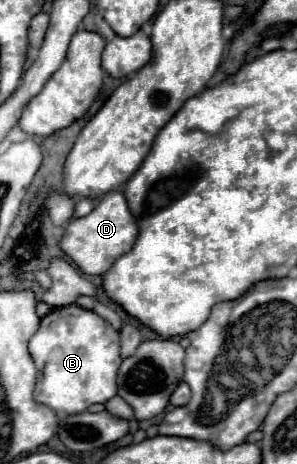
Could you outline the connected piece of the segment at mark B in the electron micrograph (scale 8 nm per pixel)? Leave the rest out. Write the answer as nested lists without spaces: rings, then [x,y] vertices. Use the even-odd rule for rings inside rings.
[[[76,304],[54,308],[40,320],[40,328],[30,338],[28,350],[38,368],[34,398],[40,404],[58,412],[78,414],[116,394],[116,374],[118,364],[122,364],[120,332],[96,312]]]

